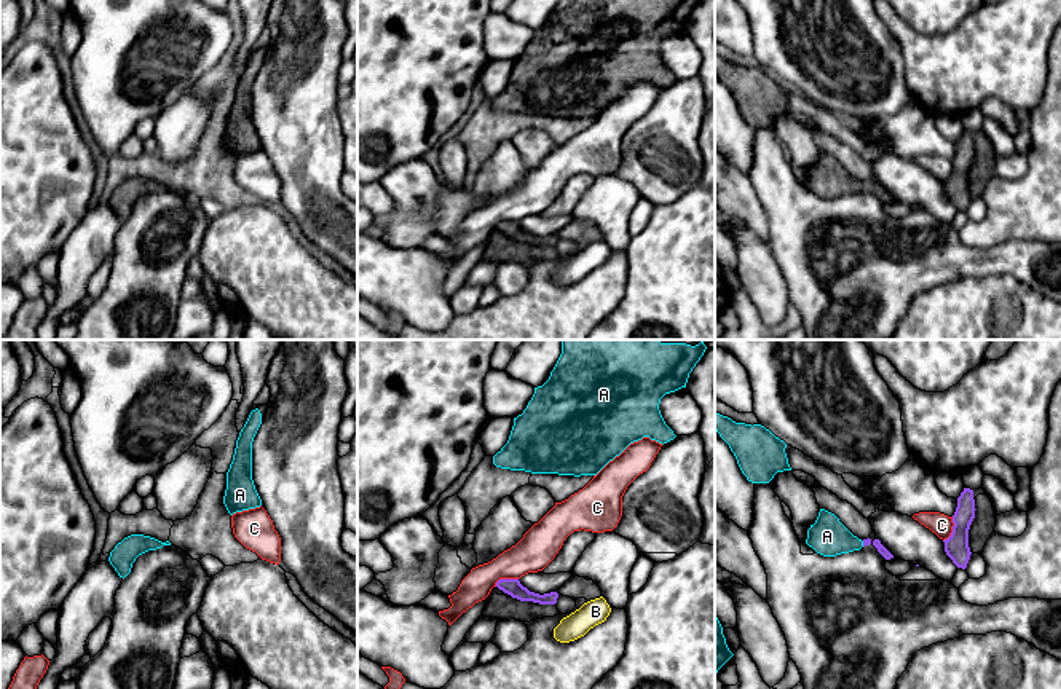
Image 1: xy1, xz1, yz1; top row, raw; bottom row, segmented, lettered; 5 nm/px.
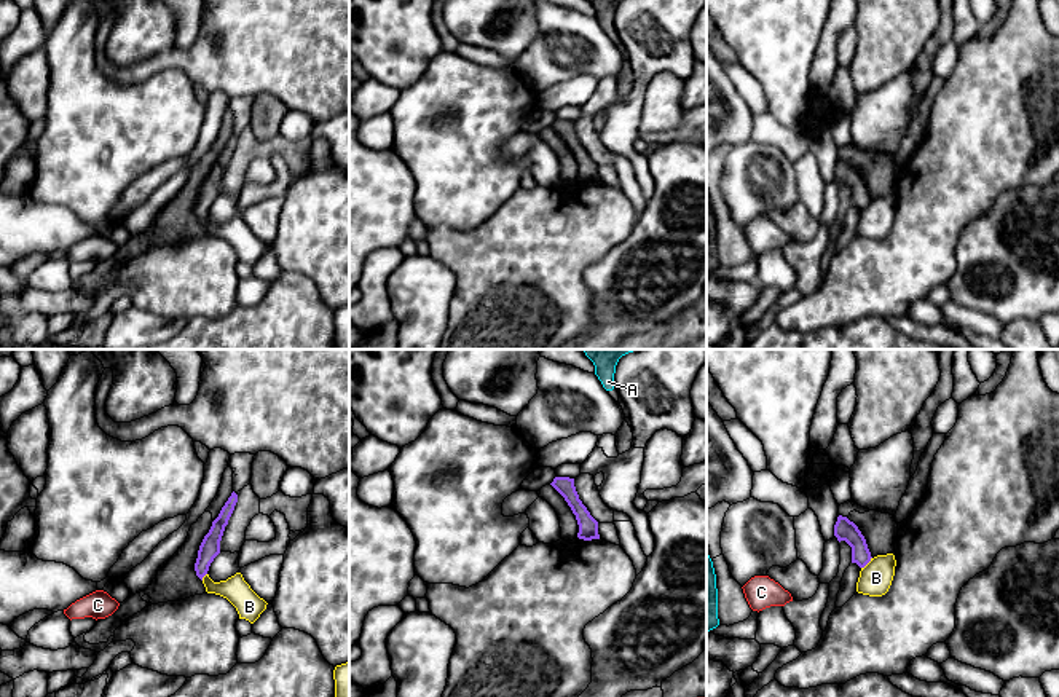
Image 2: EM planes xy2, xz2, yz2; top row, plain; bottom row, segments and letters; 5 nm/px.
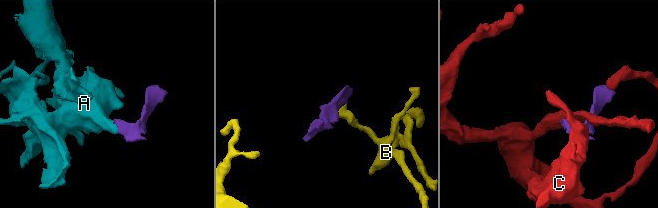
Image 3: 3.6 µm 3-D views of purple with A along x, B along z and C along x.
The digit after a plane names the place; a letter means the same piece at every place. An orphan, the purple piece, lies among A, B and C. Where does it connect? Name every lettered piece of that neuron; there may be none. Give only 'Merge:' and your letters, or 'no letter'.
Merge: A

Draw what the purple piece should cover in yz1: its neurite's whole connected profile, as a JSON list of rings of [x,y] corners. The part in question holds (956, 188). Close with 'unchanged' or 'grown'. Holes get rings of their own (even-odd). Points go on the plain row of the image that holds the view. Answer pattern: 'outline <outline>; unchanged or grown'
outline [[[964,131],[957,140],[957,150],[953,158],[953,175],[945,182],[945,195],[957,211],[965,212],[970,203],[968,172],[975,161],[973,132]]]; unchanged

